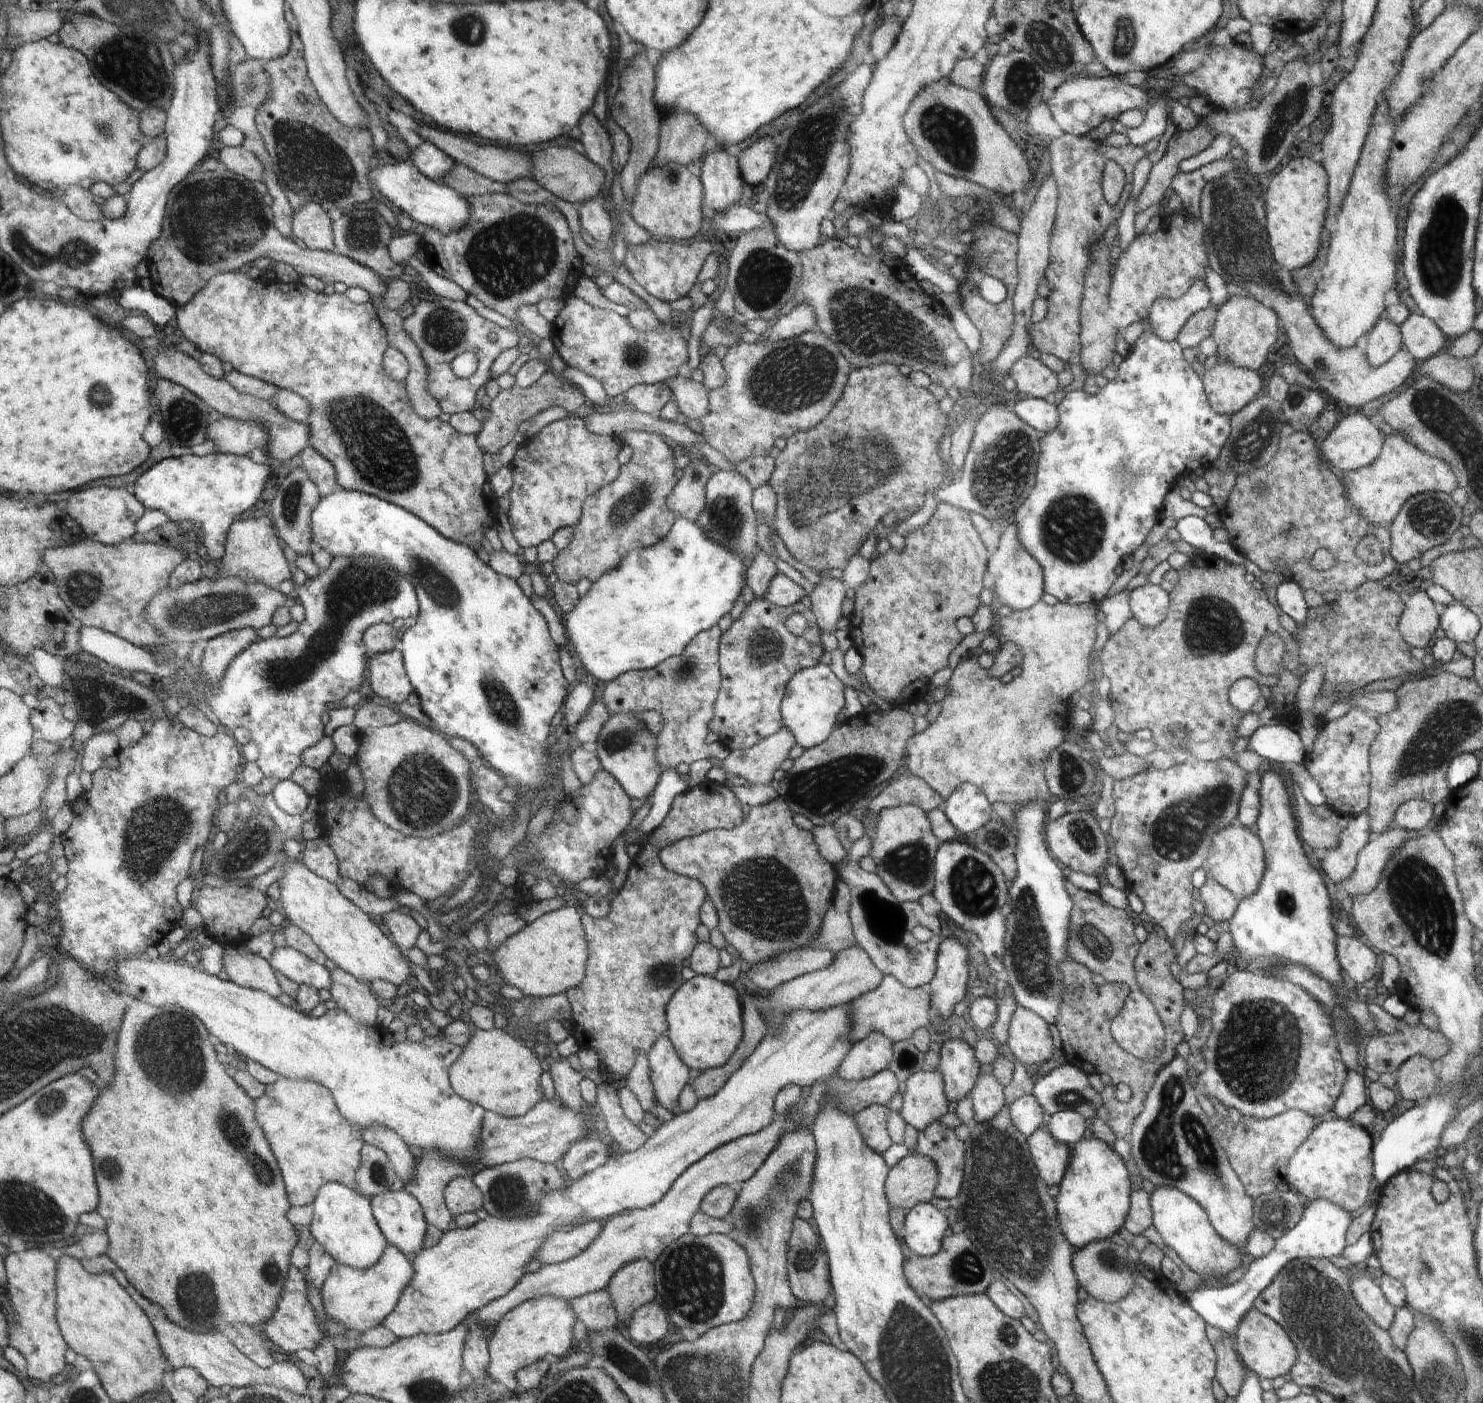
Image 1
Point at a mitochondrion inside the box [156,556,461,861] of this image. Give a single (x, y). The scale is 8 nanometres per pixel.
(357, 588)

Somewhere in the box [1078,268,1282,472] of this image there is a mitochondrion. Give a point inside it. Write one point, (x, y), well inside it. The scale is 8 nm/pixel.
(1254, 441)

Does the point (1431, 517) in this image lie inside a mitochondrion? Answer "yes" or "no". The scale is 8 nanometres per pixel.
yes

